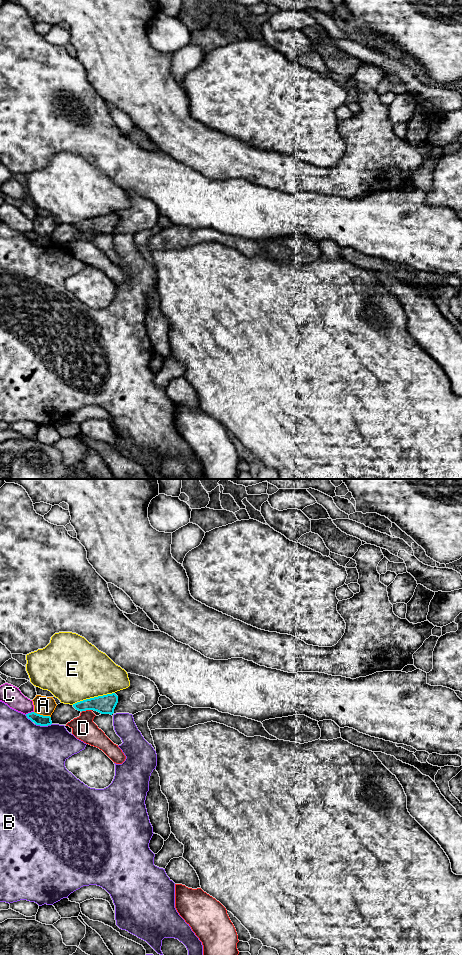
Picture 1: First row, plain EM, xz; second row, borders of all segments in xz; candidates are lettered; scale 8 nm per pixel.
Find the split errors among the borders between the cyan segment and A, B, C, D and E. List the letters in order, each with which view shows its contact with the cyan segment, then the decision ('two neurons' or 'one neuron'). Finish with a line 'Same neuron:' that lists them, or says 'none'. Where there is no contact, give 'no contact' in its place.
A: xz | two neurons
B: xz | two neurons
C: xz | two neurons
D: xz | two neurons
E: xz | two neurons
Same neuron: none

